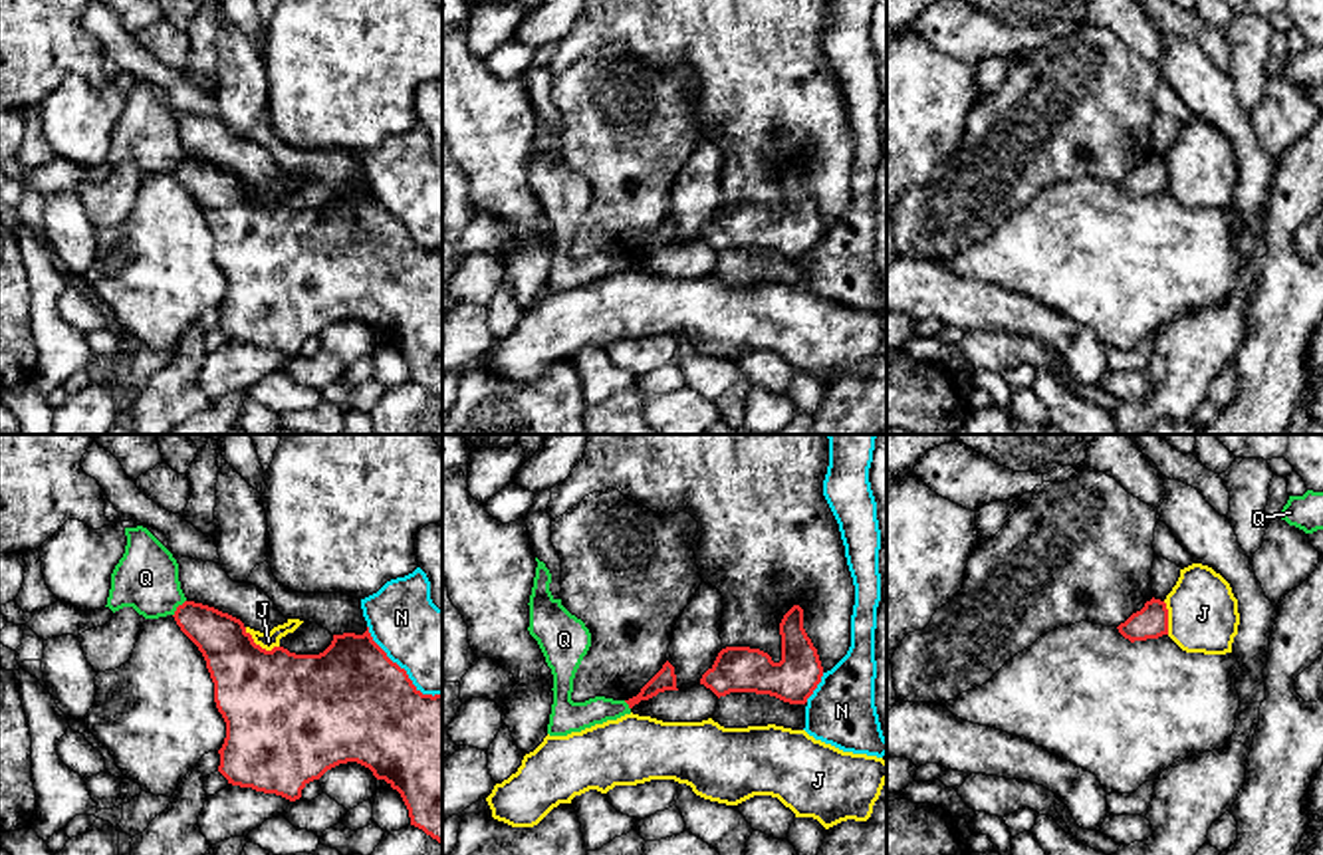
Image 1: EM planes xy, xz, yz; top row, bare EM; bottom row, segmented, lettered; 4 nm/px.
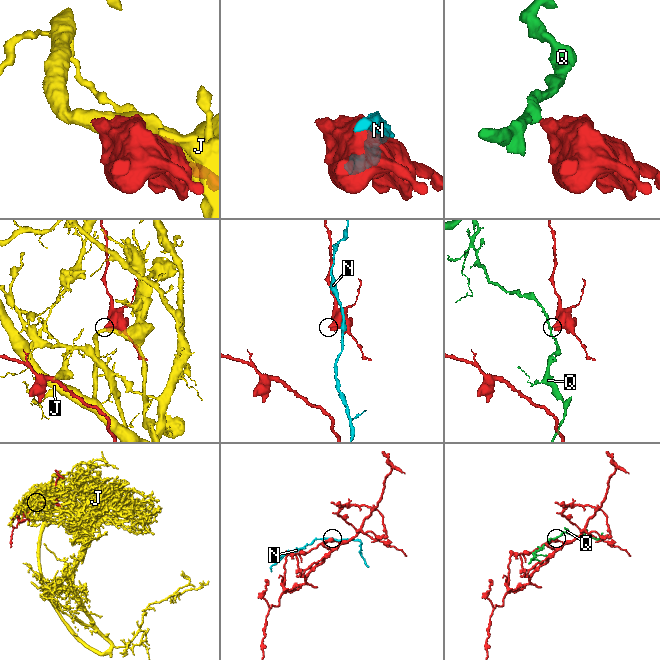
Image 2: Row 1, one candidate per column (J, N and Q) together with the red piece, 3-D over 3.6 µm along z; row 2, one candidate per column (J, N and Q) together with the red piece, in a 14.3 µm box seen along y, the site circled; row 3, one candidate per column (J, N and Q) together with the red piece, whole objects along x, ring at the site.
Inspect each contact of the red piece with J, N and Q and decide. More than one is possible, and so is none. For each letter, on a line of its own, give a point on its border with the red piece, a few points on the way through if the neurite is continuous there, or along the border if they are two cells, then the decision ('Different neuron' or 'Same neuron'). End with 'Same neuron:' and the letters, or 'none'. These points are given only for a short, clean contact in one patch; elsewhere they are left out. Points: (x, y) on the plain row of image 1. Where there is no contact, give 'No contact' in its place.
J: Touches red at xy (258, 201). Different neuron
N: Touches red at xy (399, 223). Different neuron
Q: Touches red at xy (177, 163). Boundary: xy (185, 155), (173, 171). Different neuron
Same neuron: none

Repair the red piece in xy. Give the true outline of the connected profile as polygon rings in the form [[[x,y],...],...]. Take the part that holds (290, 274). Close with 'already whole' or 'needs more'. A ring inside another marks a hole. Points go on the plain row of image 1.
[[[184,157],[173,173],[202,208],[214,238],[214,258],[226,278],[218,327],[228,339],[296,357],[327,325],[357,317],[401,349],[411,381],[442,401],[442,250],[422,250],[407,226],[373,196],[369,183],[363,190],[333,190],[319,210],[296,210],[284,202],[262,204],[240,175],[202,159]]]; already whole

